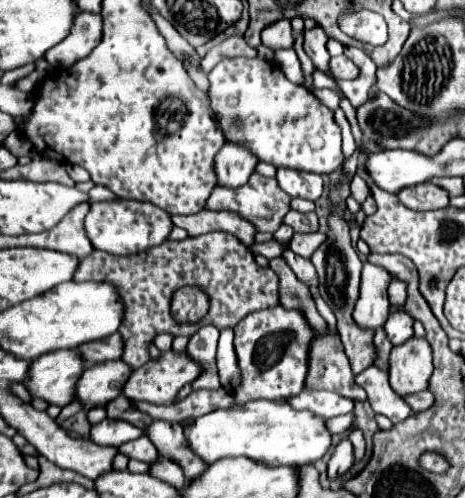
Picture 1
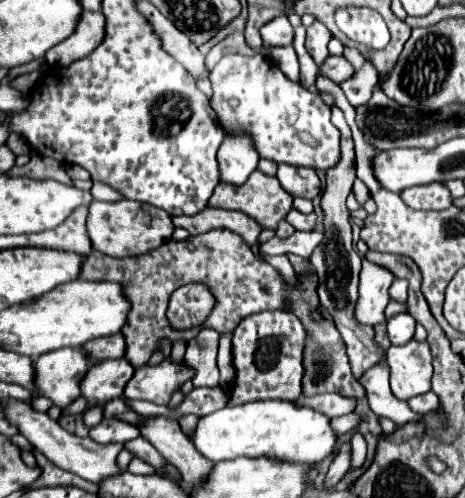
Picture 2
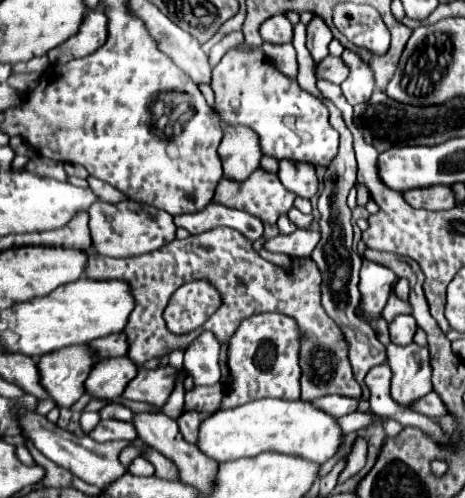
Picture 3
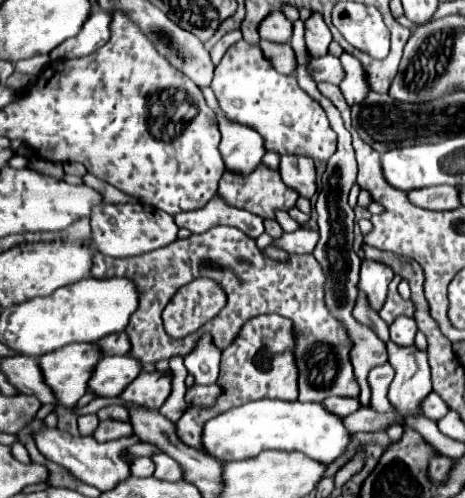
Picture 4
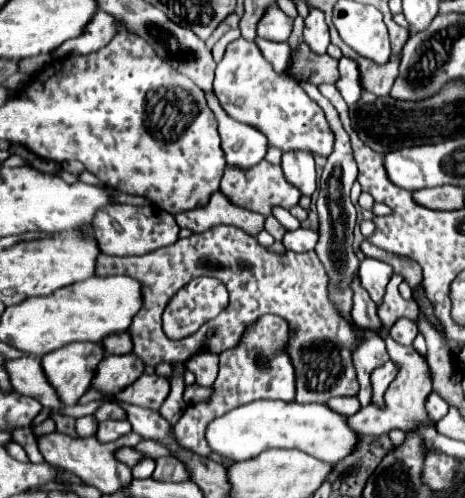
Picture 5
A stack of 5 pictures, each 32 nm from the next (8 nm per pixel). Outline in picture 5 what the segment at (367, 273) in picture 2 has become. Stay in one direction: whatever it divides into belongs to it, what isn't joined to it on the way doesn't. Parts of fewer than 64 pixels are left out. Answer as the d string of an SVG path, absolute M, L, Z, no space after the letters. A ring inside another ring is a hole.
M364 258L360 262L358 274L360 274L362 286L370 292L372 300L376 304L380 304L382 298L384 298L384 292L386 292L386 284L392 276L392 266L386 264L386 262L374 260L374 258Z

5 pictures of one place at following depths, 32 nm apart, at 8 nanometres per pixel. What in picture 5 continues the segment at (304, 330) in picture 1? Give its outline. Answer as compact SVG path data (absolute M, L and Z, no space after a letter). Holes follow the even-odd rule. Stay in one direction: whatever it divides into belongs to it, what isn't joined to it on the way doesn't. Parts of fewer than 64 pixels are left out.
M262 316L252 328L246 330L242 342L220 354L220 372L212 384L212 396L198 404L190 404L178 424L174 426L174 436L180 440L182 448L196 452L200 456L210 456L208 442L204 440L204 428L216 418L228 414L232 408L248 404L252 400L284 400L292 402L296 396L294 388L294 368L290 364L284 346L288 342L288 324L280 316Z

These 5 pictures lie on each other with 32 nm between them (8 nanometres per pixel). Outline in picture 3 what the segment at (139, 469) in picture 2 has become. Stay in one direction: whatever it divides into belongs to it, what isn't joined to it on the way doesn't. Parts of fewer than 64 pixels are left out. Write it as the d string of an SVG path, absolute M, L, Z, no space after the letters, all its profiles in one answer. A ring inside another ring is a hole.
M136 458L128 466L128 472L136 474L136 476L150 476L150 474L154 474L154 466L146 458Z

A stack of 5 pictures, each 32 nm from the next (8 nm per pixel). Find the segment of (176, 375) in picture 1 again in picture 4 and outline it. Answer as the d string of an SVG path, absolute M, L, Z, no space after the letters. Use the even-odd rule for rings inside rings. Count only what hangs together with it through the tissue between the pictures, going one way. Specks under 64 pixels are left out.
M142 372L124 392L118 396L124 402L138 404L142 408L158 410L170 394L172 388L172 372Z

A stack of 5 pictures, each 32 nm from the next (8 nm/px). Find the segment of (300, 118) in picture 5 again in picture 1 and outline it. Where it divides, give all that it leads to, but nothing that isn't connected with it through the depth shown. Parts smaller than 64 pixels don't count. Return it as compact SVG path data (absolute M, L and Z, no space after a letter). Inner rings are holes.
M260 56L256 58L224 58L220 60L214 70L208 74L210 78L210 104L212 110L222 126L222 132L228 140L242 142L246 148L250 148L258 160L270 162L276 168L288 166L294 170L306 170L314 174L330 174L334 172L344 156L342 156L342 138L340 128L336 126L332 118L332 110L326 108L308 88L298 86L290 82L280 68L270 66L274 62L268 62Z

